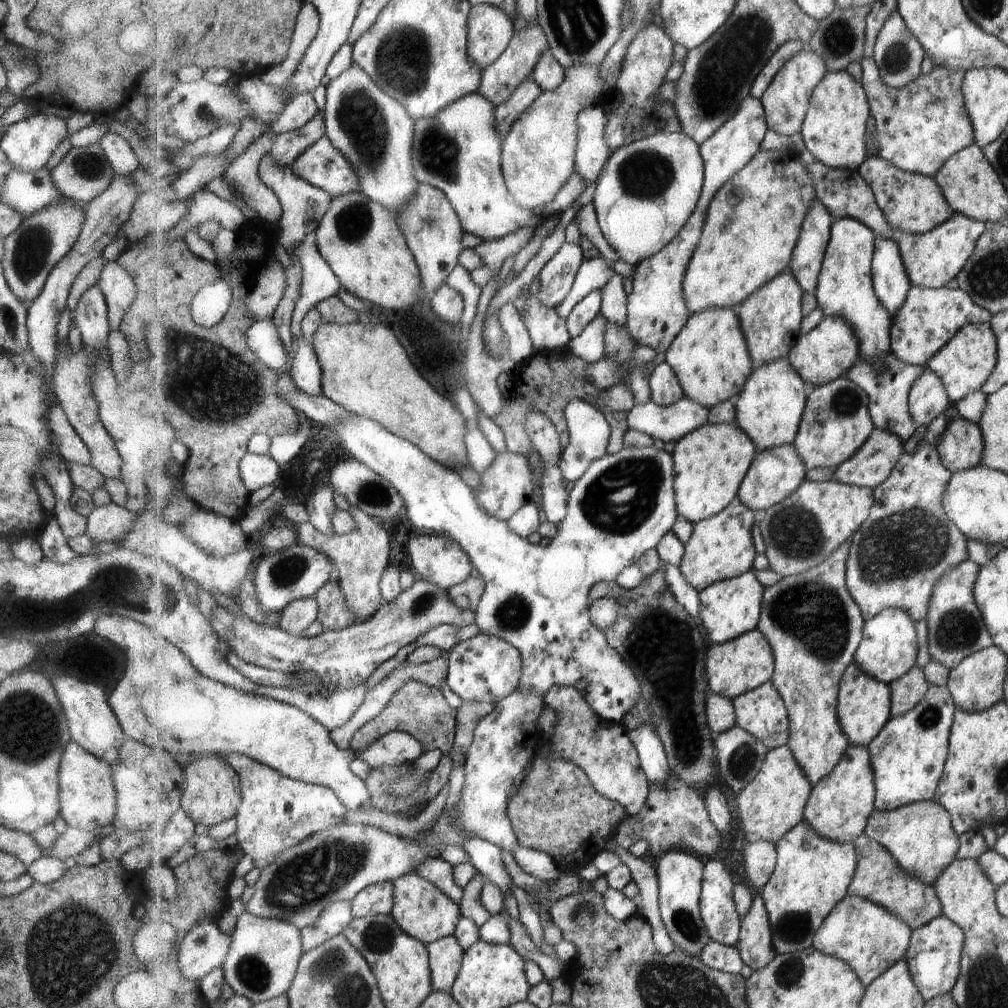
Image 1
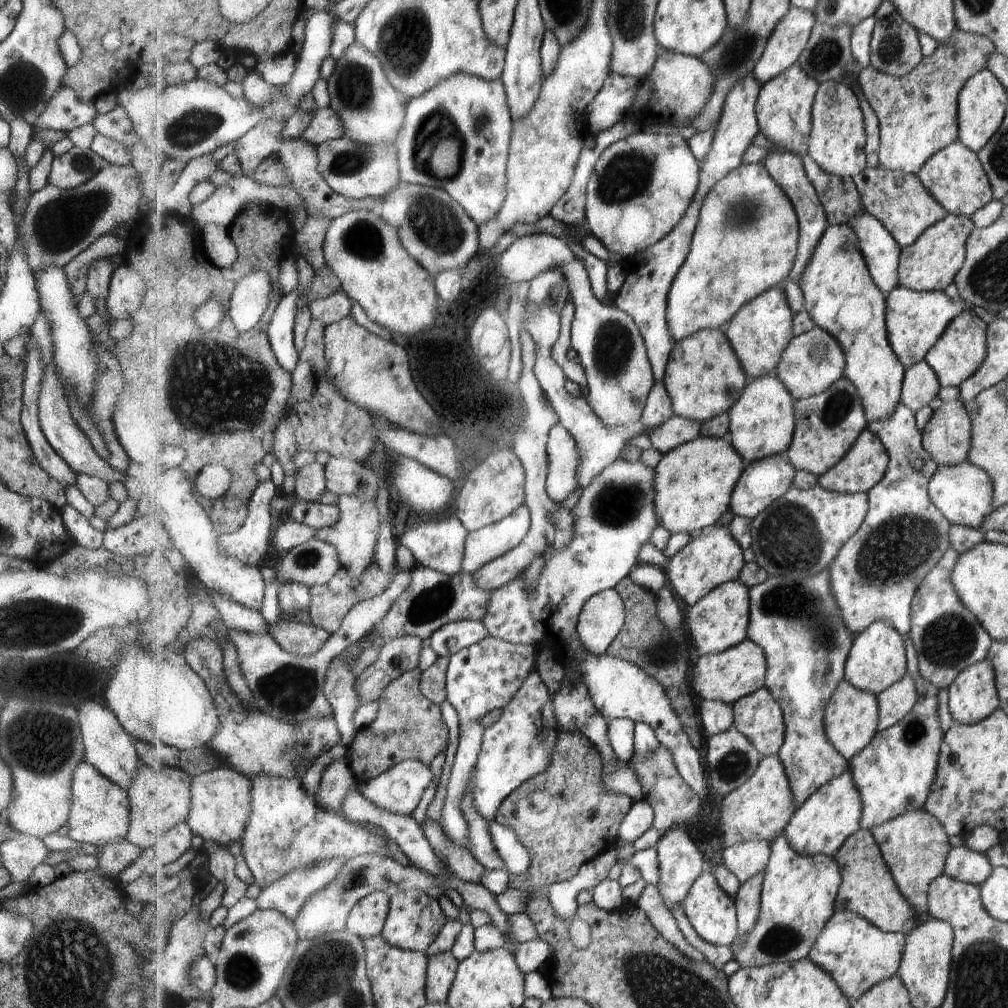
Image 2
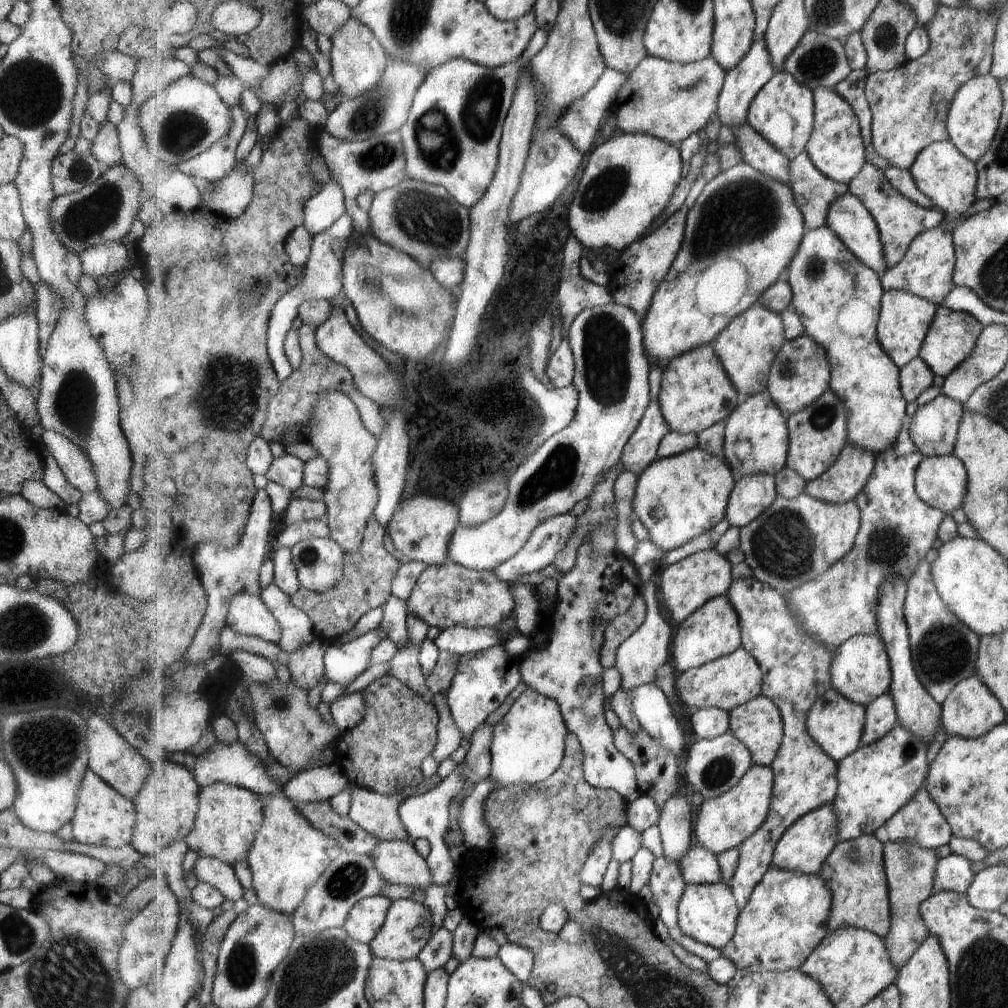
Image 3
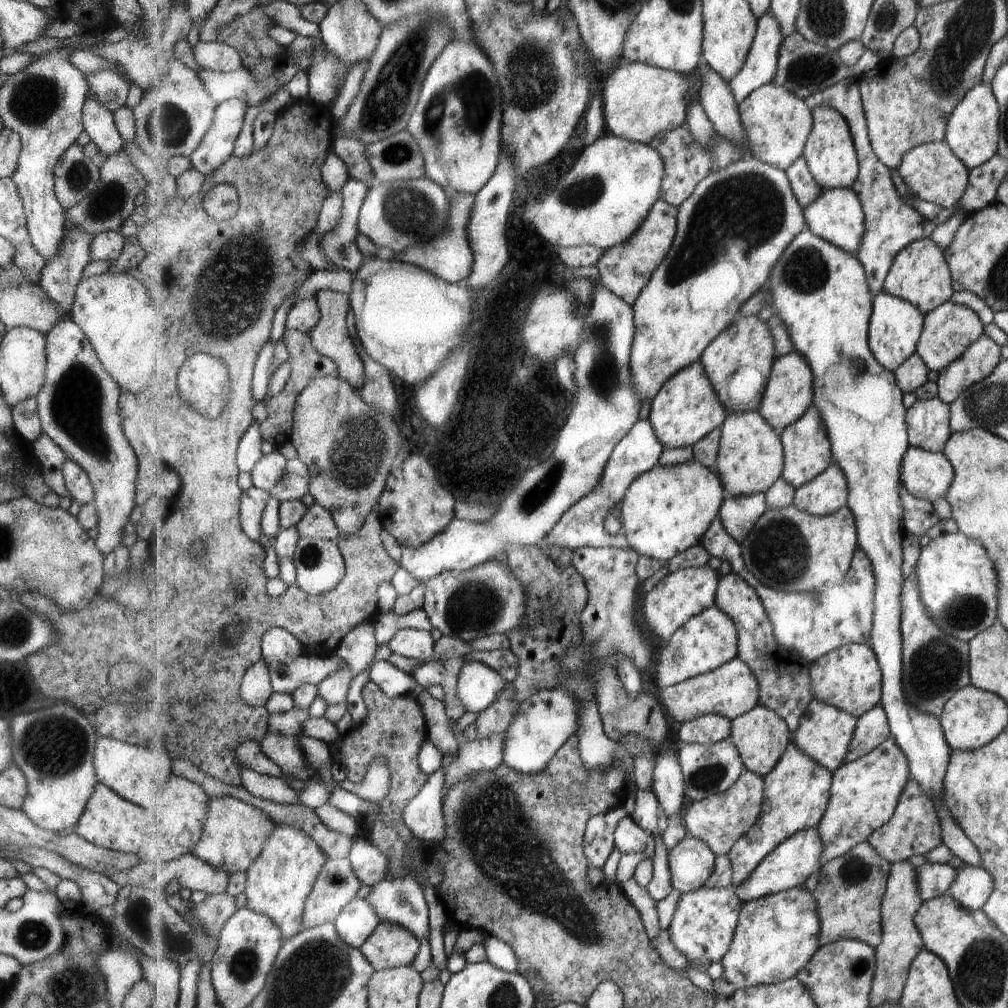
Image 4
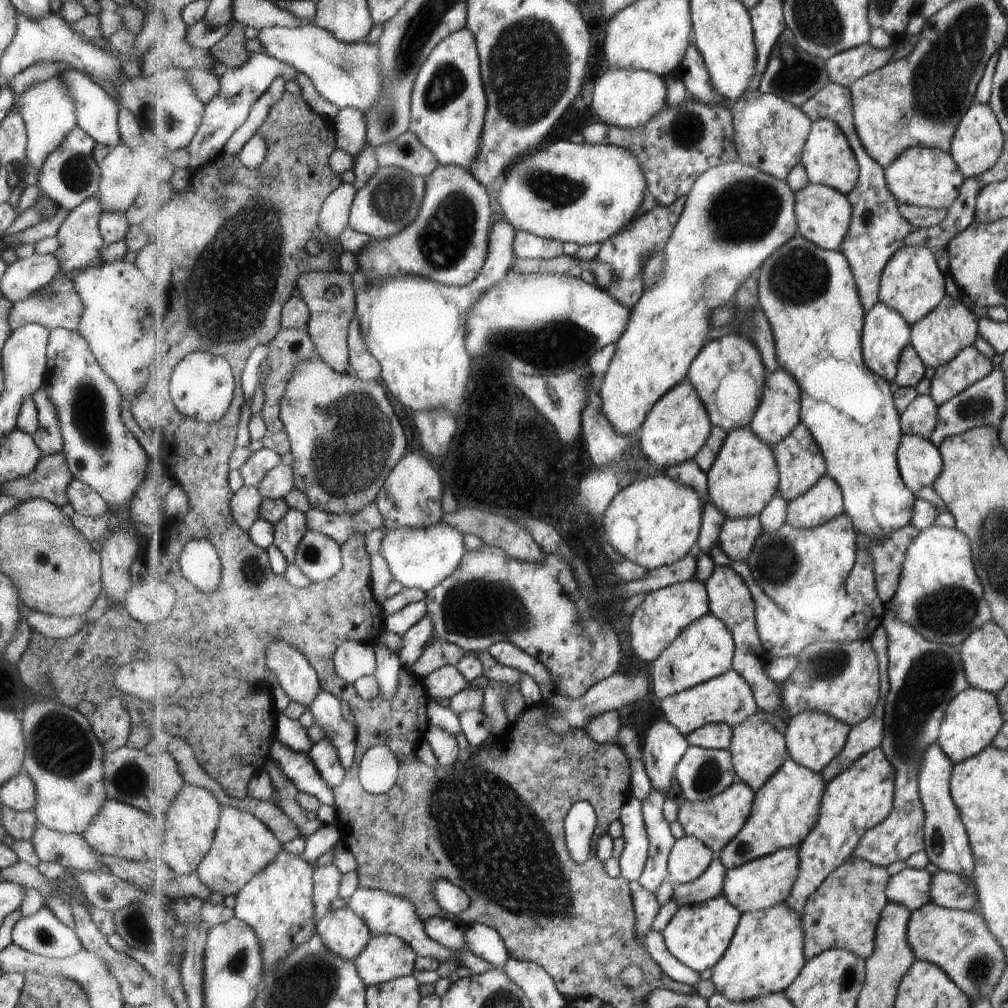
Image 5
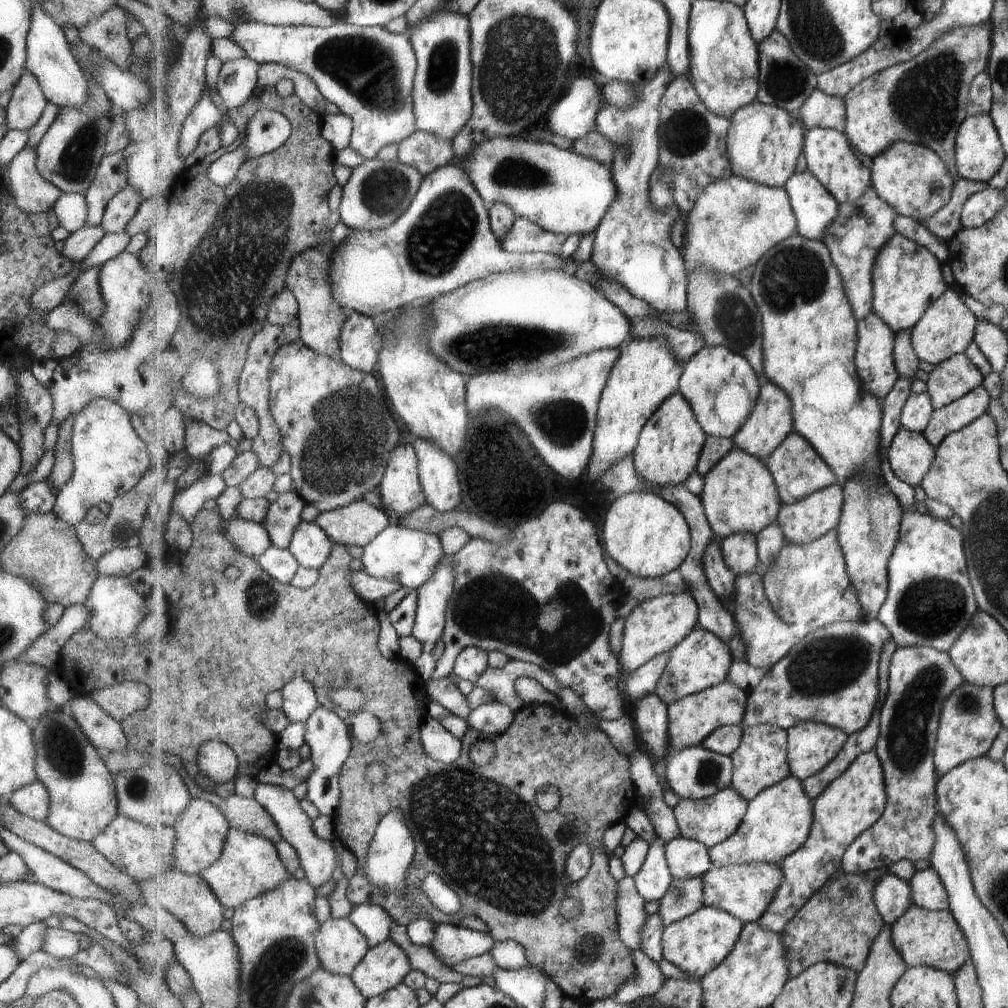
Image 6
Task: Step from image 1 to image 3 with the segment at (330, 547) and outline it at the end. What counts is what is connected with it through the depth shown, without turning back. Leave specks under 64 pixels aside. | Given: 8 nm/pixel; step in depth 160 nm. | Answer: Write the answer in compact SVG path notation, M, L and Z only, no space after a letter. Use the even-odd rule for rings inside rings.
M331 391L319 398L316 409L310 414L308 426L308 443L317 456L323 457L329 465L328 483L324 488L323 502L327 505L326 523L331 529L331 538L339 543L345 552L357 552L363 546L364 536L369 519L374 516L380 499L380 490L372 459L379 446L377 438L362 419L362 414L355 403L341 391Z

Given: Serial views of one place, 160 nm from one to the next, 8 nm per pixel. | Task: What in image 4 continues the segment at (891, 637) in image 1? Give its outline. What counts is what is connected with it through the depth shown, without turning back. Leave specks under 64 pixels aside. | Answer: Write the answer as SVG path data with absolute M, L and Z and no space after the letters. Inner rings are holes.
M851 643L810 663L812 693L818 701L830 704L859 718L881 701L883 675L878 655L868 643Z

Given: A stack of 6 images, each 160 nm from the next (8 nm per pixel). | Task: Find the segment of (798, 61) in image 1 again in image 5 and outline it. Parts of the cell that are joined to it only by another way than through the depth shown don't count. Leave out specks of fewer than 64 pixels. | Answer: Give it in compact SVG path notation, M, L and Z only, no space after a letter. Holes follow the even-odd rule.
M756 86L730 106L736 132L740 161L786 181L791 170L802 162L802 154L812 131L813 121L801 110L778 94L762 93Z

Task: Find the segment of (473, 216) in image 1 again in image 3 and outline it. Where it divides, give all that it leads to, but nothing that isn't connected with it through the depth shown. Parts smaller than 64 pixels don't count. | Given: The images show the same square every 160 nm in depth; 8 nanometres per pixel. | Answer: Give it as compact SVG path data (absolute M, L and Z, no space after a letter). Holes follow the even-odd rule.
M537 28L537 32L533 34L527 50L515 62L492 69L491 67L471 62L466 58L454 58L436 66L427 74L426 81L421 85L417 96L414 98L410 120L400 130L406 150L408 178L419 179L424 183L445 187L463 206L468 209L474 207L474 204L480 201L480 198L488 191L498 169L504 126L510 113L510 108L514 105L515 97L518 94L518 82L522 73L522 66L526 66L546 42L546 31L542 28ZM429 112L439 112L441 116L444 116L445 129L437 131L423 129L421 120Z

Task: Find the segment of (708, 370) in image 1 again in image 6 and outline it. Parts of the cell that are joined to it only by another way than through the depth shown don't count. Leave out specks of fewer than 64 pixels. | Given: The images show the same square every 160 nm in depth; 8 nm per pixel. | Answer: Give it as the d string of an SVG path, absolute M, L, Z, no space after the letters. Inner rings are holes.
M678 391L659 407L643 427L638 448L632 454L637 474L651 489L682 485L697 470L707 437L690 402Z

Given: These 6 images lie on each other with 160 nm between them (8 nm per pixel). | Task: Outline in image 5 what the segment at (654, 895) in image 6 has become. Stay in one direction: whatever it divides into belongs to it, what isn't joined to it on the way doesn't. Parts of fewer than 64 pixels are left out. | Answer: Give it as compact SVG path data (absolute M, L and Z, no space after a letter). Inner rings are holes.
M655 787L651 789L648 799L642 800L642 811L651 840L651 850L638 881L652 893L657 892L664 882L672 878L669 862L676 838L673 836L670 823L663 816L665 800L664 792Z

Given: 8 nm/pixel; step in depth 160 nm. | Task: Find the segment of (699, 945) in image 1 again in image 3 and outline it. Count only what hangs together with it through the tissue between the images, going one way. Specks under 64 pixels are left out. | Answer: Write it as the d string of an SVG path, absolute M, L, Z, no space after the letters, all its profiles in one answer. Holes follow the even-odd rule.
M675 793L669 797L660 813L658 824L662 834L665 855L675 859L678 864L692 848L693 818L691 818L691 806L685 797Z

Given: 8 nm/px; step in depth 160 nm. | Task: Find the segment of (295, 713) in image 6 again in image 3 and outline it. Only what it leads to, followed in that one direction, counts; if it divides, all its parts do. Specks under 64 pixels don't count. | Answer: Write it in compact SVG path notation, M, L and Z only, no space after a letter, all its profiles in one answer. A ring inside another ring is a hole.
M241 593L229 603L228 626L240 635L259 637L278 645L282 639L279 621L262 601L262 597Z

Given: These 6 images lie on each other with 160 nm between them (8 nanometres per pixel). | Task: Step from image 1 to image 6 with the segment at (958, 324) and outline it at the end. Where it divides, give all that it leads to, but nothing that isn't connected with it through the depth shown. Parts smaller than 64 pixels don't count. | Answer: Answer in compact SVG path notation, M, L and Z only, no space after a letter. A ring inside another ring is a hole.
M874 312L867 315L862 321L858 321L859 340L858 349L854 358L860 381L867 393L872 394L879 401L885 400L891 390L895 388L895 382L900 377L898 367L895 366L894 348L896 332L879 318Z

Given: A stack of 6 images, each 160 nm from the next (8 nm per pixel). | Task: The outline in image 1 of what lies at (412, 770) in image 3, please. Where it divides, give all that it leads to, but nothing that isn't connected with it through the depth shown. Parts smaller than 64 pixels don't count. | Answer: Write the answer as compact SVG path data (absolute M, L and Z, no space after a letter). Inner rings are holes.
M411 679L392 696L383 712L355 733L350 748L355 751L369 749L386 734L403 731L423 743L426 752L439 751L443 755L448 755L454 748L457 717L458 709L453 709L447 704L441 689L431 688L417 679Z

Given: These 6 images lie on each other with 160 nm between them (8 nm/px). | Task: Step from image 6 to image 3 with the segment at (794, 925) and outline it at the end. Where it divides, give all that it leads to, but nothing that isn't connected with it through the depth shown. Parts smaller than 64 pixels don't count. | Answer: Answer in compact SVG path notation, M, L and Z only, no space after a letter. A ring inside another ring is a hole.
M874 834L839 843L827 857L820 876L832 890L830 931L855 927L871 931L882 939L889 934L892 914L884 844Z

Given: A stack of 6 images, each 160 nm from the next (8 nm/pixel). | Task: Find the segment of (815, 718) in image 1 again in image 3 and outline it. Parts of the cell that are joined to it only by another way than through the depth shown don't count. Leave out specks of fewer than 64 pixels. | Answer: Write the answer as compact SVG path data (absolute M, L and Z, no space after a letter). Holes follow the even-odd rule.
M757 578L734 580L726 594L739 614L740 626L742 627L742 647L748 650L757 659L762 667L764 685L762 694L776 702L781 711L784 722L784 739L782 748L779 749L778 757L770 767L775 773L774 796L771 801L770 814L766 823L756 830L751 837L738 848L740 861L735 871L735 876L729 883L741 910L745 909L754 893L755 887L766 876L772 866L775 849L783 835L801 817L821 809L822 806L831 805L838 793L838 762L815 742L807 730L808 714L813 705L830 689L831 665L837 651L829 651L818 643L810 635L807 635L794 617L794 611L786 601L783 593L763 584Z

